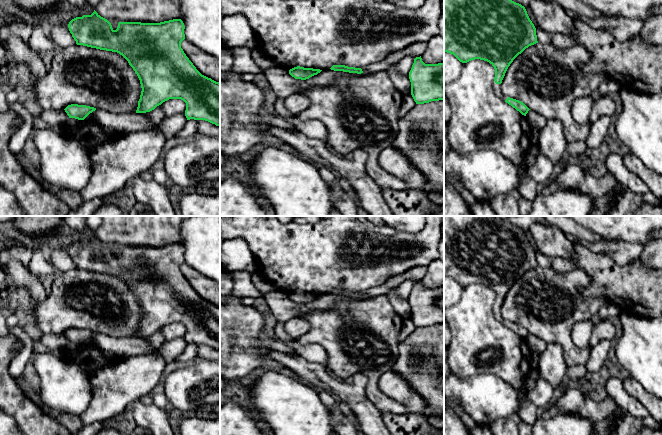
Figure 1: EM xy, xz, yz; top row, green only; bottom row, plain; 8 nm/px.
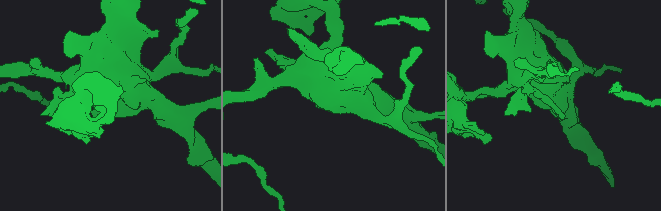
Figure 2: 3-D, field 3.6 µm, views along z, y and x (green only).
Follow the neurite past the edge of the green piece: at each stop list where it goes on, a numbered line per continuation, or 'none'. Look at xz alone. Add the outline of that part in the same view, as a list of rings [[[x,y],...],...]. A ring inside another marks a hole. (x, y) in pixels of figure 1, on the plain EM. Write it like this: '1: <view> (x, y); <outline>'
none

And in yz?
1: yz (497, 311); [[[493,305],[493,313],[494,313],[495,318],[502,324],[505,325],[508,322],[501,315],[501,308],[496,308],[495,305]]]

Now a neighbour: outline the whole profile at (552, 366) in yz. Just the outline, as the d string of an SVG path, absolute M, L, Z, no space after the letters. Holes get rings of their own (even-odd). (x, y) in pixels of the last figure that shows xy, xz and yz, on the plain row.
M551 343L539 356L538 370L554 388L562 385L568 366L561 345Z

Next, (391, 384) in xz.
M392 370L380 377L379 387L385 395L402 403L411 413L420 413L426 408L424 399L406 380Z

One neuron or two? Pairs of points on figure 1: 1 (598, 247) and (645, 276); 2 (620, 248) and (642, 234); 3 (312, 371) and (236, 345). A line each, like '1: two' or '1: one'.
1: two
2: two
3: two

